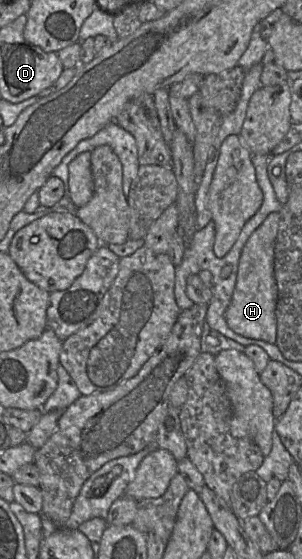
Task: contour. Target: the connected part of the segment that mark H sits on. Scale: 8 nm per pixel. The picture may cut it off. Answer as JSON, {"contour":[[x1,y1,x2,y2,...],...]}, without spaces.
{"contour":[[271,213,244,245,232,299,224,314,228,327,234,333,270,344,275,344,277,336,275,309,278,291,274,277,274,247,279,220,280,213]]}

